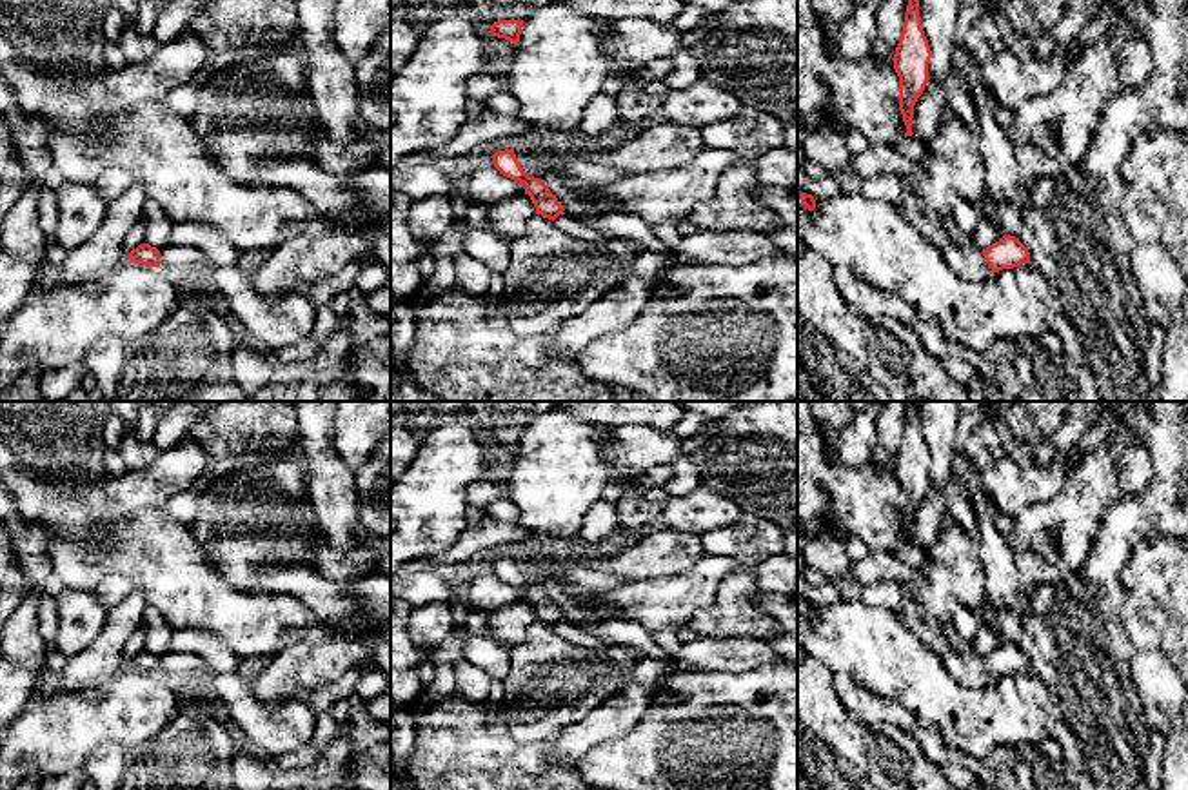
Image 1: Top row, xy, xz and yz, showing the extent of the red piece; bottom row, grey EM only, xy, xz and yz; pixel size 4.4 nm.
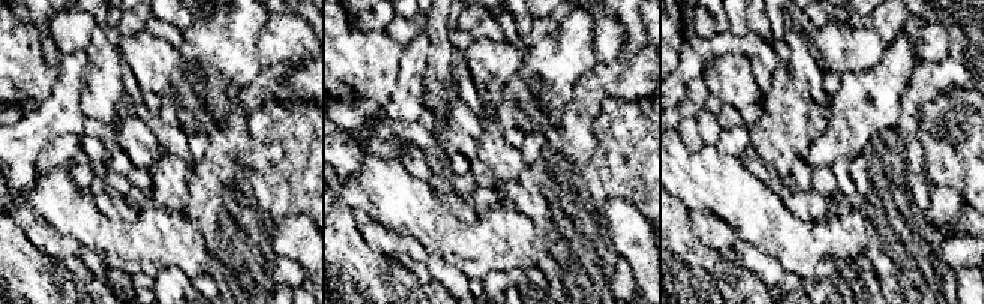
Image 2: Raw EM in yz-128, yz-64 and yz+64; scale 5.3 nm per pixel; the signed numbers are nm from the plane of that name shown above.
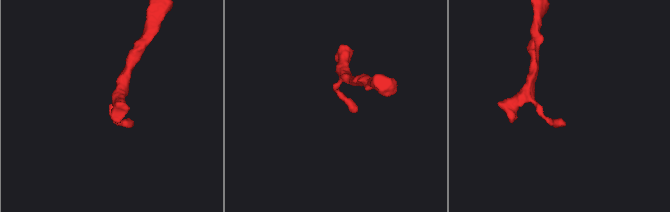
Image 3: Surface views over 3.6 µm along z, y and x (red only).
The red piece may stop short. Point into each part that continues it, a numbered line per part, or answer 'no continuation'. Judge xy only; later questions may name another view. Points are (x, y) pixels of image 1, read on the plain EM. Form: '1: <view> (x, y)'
no continuation

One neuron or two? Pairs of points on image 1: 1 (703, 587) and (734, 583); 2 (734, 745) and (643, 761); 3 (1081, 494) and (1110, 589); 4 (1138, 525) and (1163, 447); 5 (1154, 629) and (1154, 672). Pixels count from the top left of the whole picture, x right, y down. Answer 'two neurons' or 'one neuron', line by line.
1: two neurons
2: one neuron
3: two neurons
4: one neuron
5: two neurons

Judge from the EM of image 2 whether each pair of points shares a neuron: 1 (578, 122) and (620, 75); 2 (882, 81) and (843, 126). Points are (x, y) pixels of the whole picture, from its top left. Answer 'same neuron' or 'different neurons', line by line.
1: same neuron
2: same neuron

